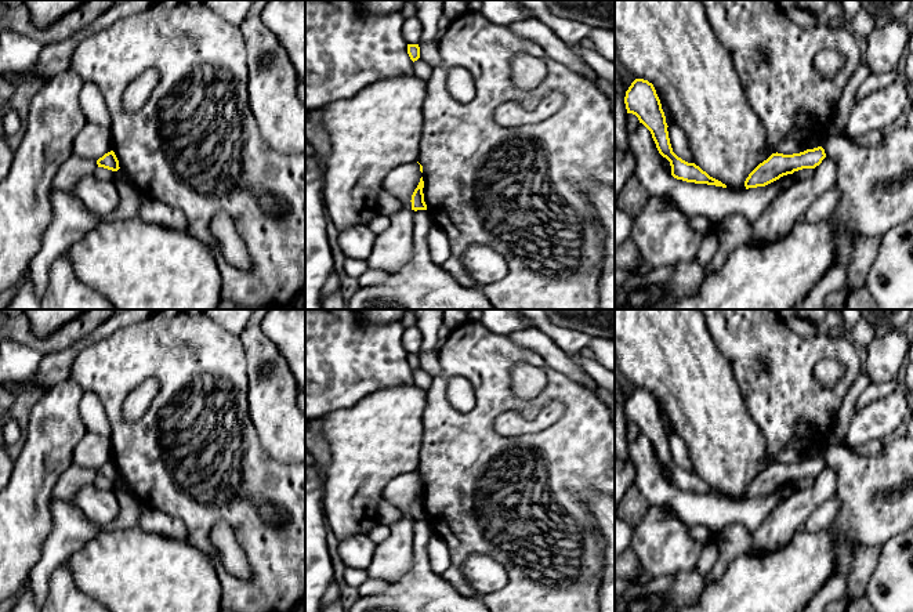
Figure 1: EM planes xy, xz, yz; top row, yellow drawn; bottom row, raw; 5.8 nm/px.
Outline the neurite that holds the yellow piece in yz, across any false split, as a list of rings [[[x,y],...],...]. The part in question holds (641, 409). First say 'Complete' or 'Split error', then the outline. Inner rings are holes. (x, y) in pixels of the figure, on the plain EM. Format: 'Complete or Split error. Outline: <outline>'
Complete. Outline: [[[635,388],[626,401],[624,413],[627,423],[635,424],[640,432],[651,441],[659,463],[670,471],[671,485],[674,488],[727,497],[725,493],[710,486],[699,475],[682,470],[673,461],[666,425],[652,392],[644,388]]]

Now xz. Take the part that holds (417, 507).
Complete. Outline: [[[421,486],[417,497],[414,499],[414,501],[412,504],[412,510],[410,510],[412,511],[412,519],[414,519],[414,521],[427,519],[427,514],[424,511],[423,497],[424,497],[424,490]]]

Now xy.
Complete. Outline: [[[113,460],[105,463],[102,467],[99,467],[97,470],[97,474],[98,474],[98,477],[104,477],[104,478],[108,478],[108,479],[112,479],[112,481],[117,481],[120,478],[119,470],[117,470]]]

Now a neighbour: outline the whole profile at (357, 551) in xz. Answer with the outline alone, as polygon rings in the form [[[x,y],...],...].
[[[355,535],[349,539],[340,540],[338,554],[345,566],[355,569],[367,569],[377,544],[367,535]]]

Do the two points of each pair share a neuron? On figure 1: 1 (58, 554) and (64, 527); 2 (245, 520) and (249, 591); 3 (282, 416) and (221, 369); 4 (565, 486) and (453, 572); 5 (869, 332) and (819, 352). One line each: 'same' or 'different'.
1: same
2: same
3: different
4: same
5: different

